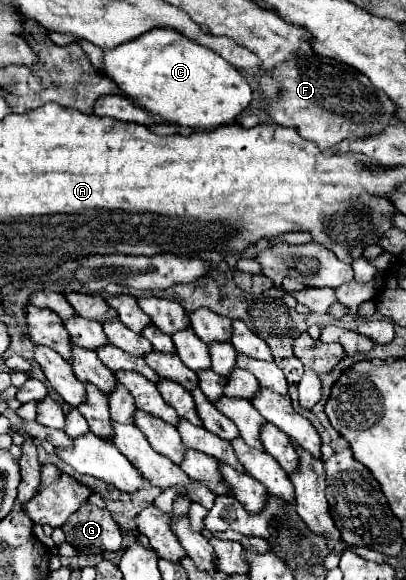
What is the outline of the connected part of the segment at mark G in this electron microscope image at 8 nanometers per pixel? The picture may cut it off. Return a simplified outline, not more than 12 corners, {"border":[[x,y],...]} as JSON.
{"border":[[84,503],[62,525],[80,553],[118,551],[108,509]]}

